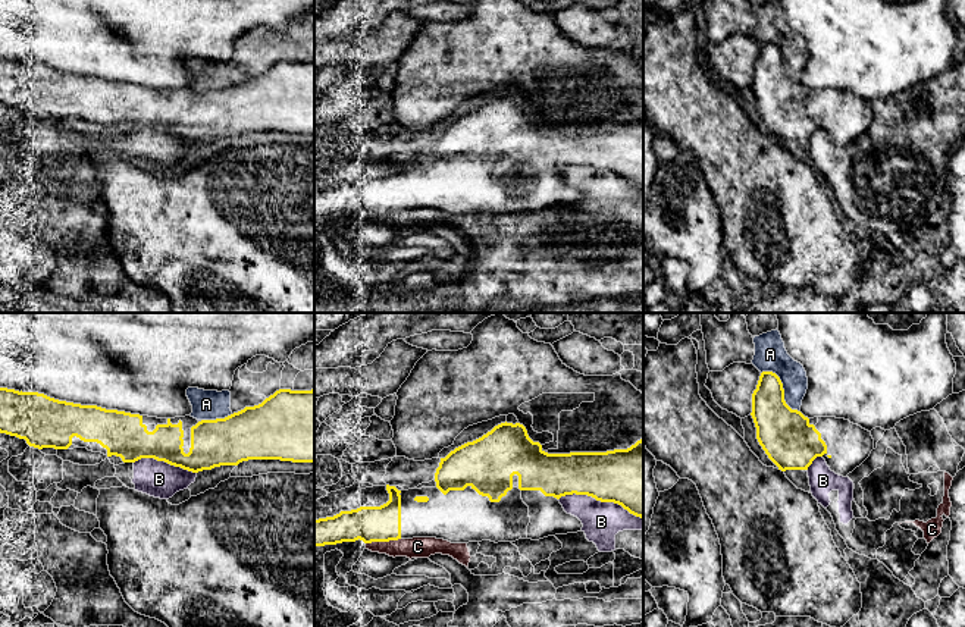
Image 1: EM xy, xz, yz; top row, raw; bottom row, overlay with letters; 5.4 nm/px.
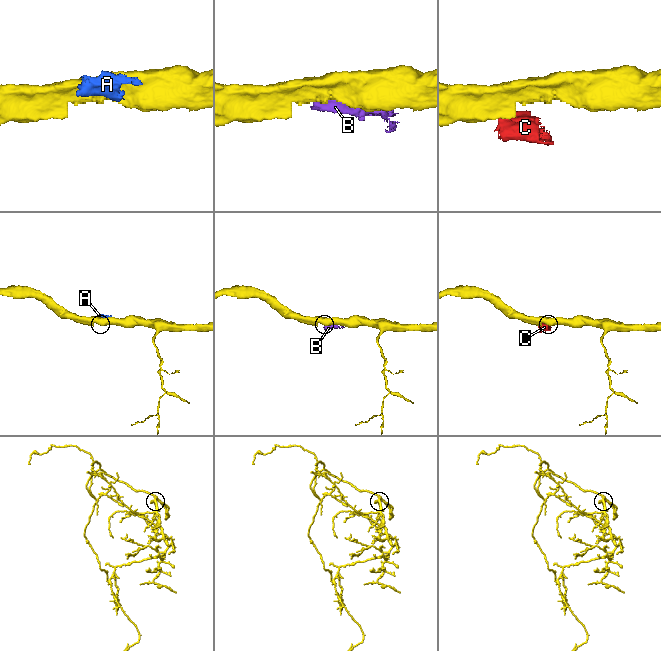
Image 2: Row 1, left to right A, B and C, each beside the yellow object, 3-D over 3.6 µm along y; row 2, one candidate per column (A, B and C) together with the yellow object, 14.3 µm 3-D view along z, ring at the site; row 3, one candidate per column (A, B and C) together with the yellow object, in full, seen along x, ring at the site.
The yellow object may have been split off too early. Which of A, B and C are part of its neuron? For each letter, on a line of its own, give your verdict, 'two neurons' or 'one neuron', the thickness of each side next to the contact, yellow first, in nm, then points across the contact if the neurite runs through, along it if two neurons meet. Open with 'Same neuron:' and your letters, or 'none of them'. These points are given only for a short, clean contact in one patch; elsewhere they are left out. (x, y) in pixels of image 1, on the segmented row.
Same neuron: none of them
A: two neurons | 280/180 nm
B: two neurons | 360/220 nm
C: two neurons | 190/110 nm

